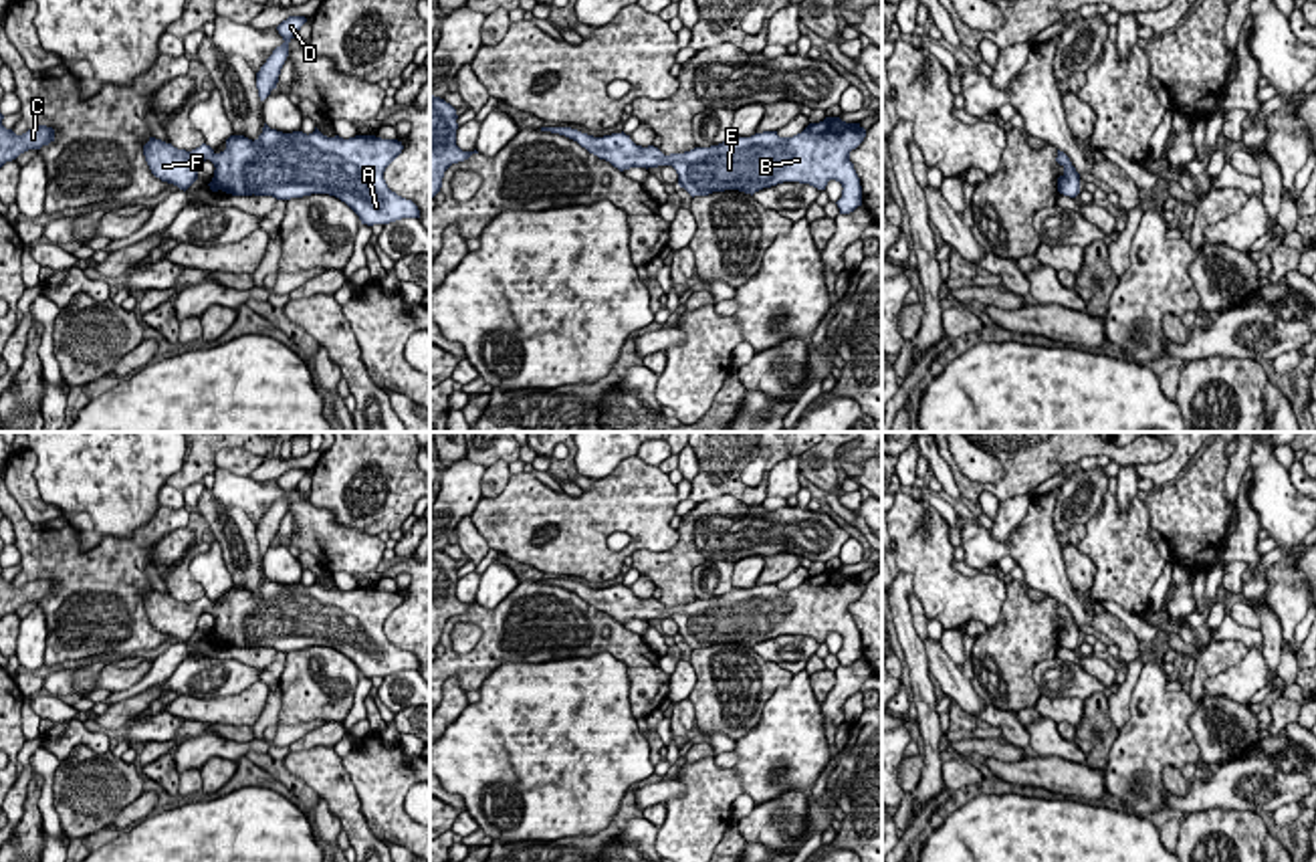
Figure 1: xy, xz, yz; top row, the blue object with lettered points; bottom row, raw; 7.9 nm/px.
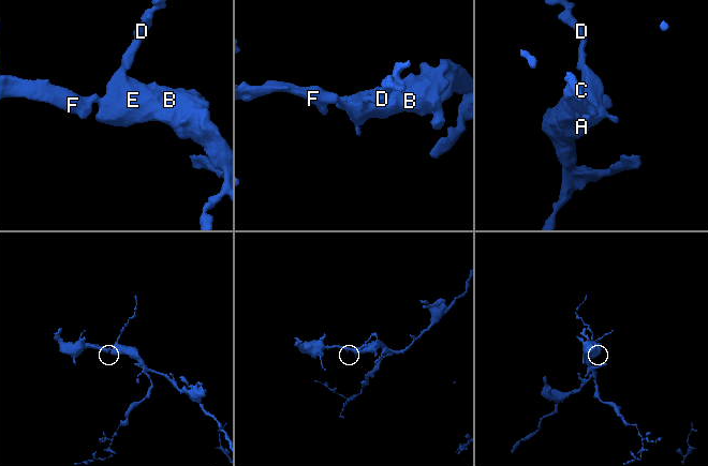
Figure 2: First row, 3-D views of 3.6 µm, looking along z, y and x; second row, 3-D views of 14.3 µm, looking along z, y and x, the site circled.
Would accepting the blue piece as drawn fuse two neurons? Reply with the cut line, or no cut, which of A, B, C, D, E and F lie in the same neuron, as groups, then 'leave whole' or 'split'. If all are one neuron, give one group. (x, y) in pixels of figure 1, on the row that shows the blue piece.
cut none; groups A B C D E F; leave whole

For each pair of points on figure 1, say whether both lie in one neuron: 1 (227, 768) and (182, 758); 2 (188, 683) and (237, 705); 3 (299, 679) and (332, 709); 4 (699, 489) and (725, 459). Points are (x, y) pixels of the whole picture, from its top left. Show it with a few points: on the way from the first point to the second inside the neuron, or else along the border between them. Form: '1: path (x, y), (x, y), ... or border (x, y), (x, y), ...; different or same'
1: border (237, 760), (210, 758), (200, 770); different
2: border (257, 679), (229, 695), (178, 695); different
3: path (307, 685), (323, 701); same
4: path (707, 481), (721, 467); same

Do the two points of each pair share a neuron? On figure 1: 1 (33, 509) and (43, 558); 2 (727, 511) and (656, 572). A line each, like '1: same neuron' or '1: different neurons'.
1: different neurons
2: same neuron

